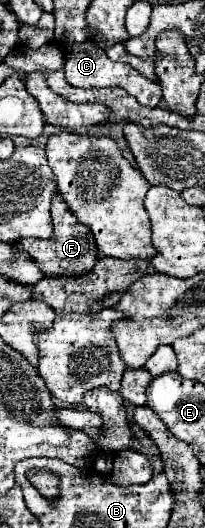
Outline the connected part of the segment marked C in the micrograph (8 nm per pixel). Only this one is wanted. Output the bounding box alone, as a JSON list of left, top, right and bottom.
[64,42,162,108]

